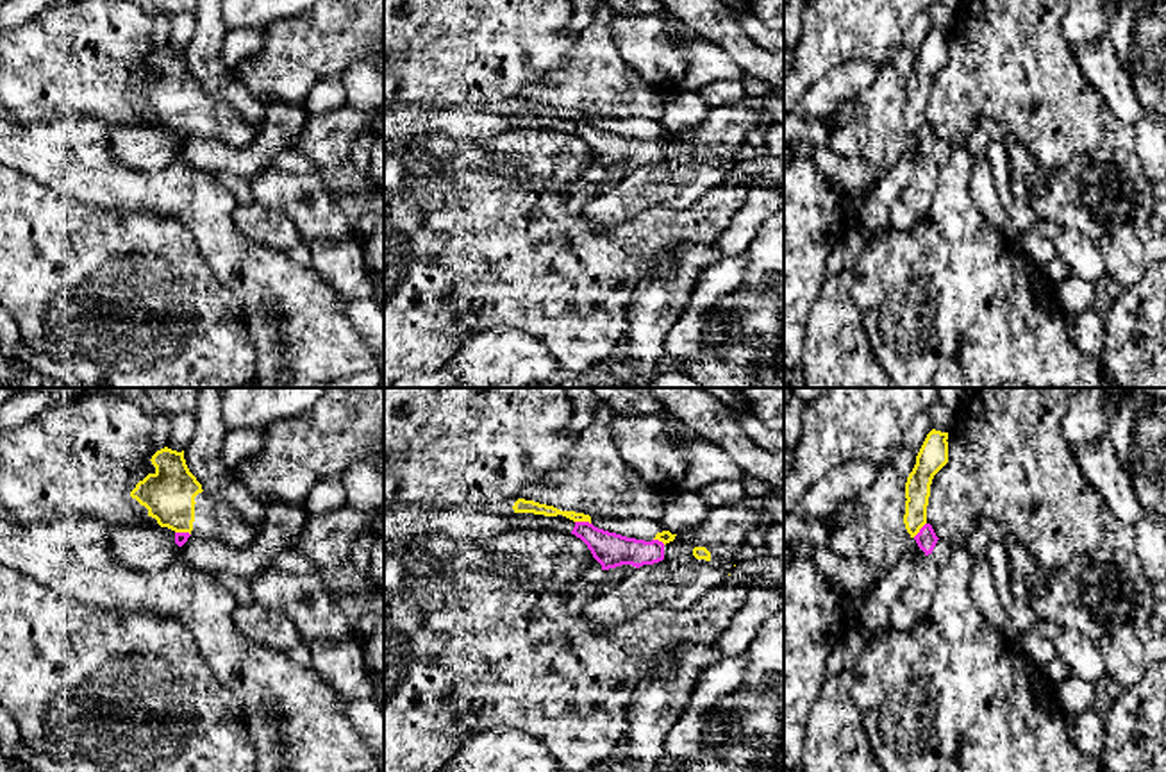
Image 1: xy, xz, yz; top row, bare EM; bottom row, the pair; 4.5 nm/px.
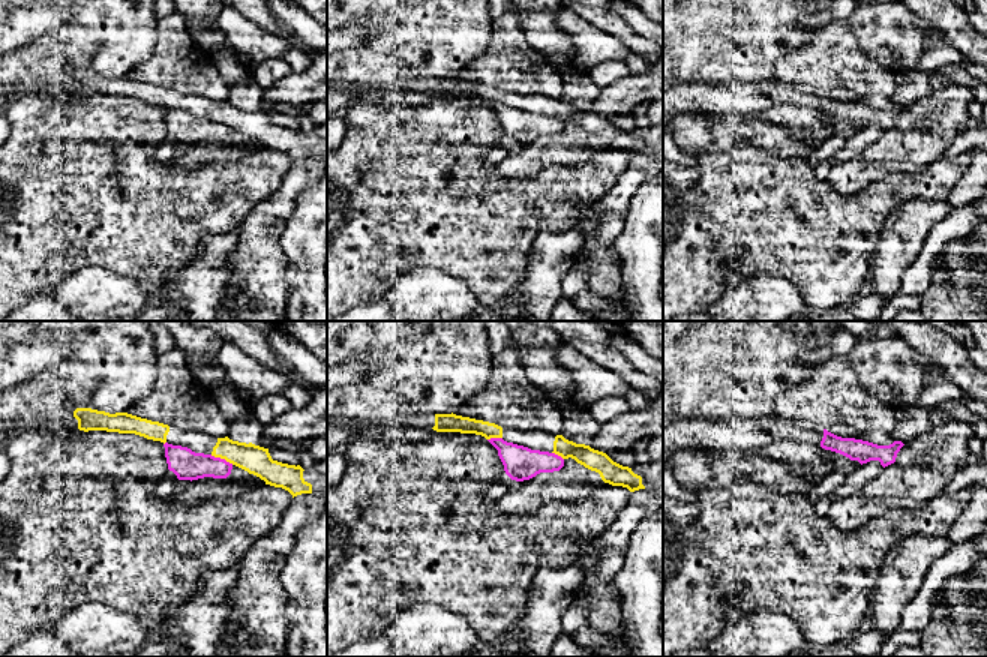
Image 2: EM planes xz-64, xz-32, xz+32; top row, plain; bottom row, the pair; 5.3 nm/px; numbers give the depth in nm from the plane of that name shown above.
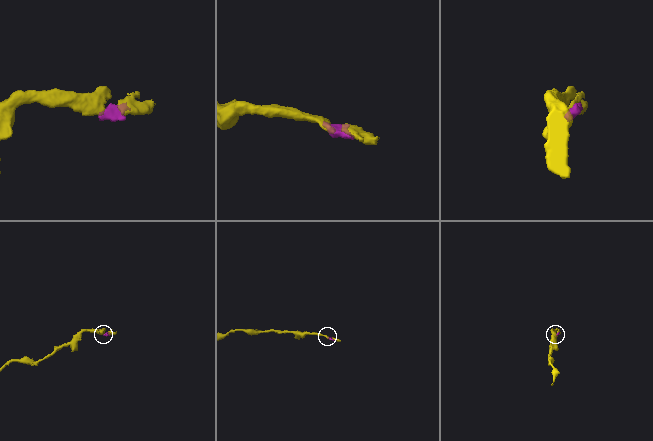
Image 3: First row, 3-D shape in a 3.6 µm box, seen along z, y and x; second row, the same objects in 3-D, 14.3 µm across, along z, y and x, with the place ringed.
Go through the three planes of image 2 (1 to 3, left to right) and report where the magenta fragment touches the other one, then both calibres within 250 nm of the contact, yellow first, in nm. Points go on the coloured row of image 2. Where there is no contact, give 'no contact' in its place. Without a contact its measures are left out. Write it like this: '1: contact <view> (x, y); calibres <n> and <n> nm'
1: contact xz-64 (222, 458); calibres 150 and 160 nm
2: contact xz-32 (494, 437); calibres 100 and 180 nm
3: no contact

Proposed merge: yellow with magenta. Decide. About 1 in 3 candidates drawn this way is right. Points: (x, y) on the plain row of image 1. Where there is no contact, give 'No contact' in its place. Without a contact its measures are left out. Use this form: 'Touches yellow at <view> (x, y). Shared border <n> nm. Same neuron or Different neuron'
Touches yellow at xz (582, 120). Shared border 70 nm. Different neuron

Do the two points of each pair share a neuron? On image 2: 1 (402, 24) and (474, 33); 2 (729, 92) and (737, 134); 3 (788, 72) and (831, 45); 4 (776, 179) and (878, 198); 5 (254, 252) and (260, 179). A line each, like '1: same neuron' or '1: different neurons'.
1: same neuron
2: different neurons
3: same neuron
4: same neuron
5: different neurons

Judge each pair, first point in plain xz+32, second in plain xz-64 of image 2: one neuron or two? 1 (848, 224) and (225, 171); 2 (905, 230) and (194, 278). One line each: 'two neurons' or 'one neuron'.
1: one neuron
2: one neuron

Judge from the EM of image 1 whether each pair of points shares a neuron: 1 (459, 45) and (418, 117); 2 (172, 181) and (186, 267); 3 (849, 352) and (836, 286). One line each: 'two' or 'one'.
1: two
2: two
3: one

